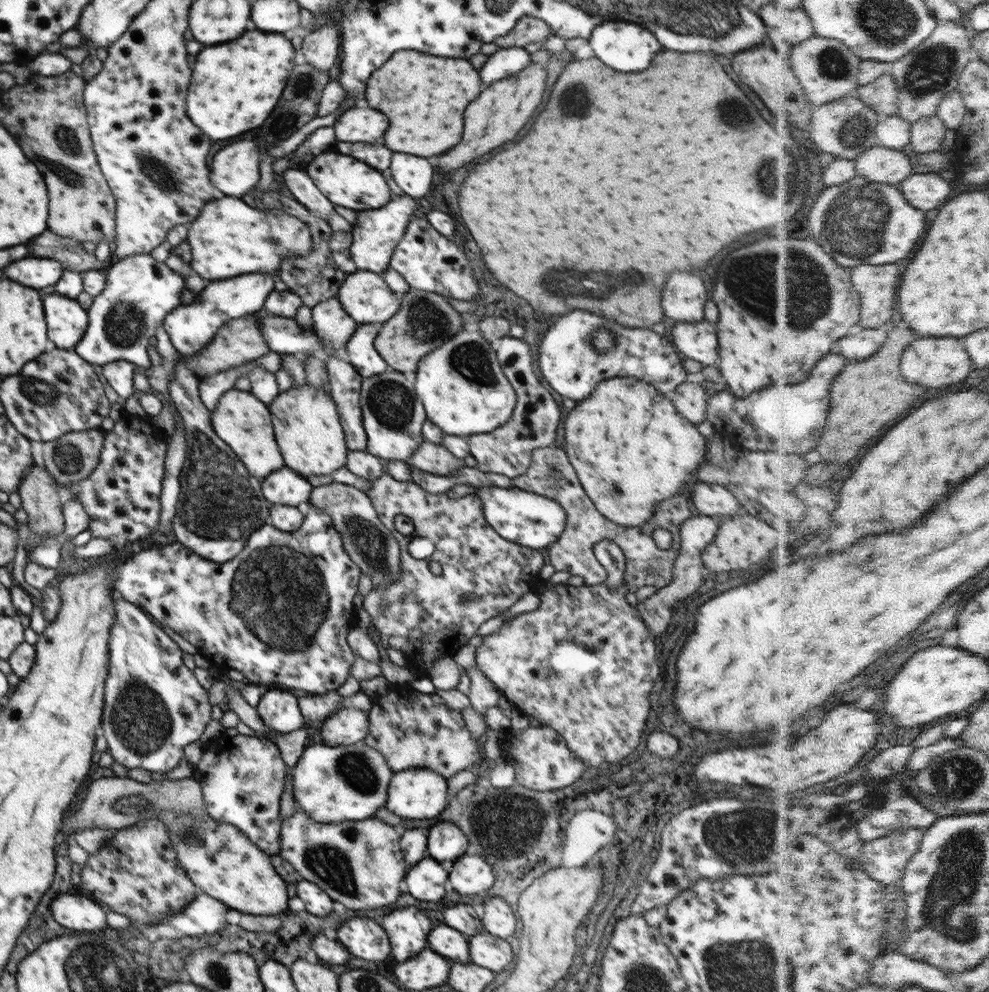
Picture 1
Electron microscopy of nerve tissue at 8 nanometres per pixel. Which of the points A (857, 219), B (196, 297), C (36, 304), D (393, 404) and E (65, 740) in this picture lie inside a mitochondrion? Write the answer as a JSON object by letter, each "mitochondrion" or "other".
{"A":"mitochondrion","B":"other","C":"other","D":"mitochondrion","E":"other"}

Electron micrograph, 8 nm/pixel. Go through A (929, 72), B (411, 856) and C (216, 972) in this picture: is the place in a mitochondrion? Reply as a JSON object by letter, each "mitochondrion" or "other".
{"A":"mitochondrion","B":"other","C":"mitochondrion"}

